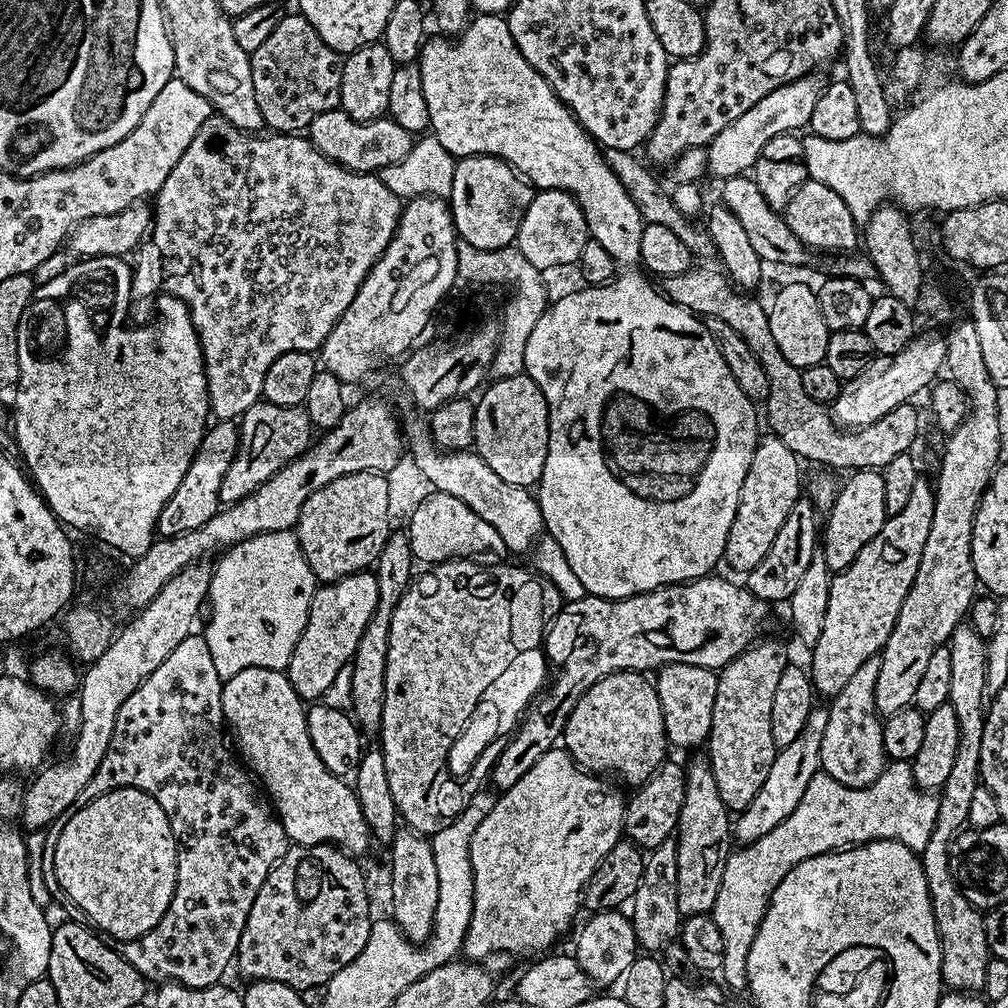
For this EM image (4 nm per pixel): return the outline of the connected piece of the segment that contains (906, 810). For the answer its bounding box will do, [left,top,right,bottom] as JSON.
[710,760,940,992]

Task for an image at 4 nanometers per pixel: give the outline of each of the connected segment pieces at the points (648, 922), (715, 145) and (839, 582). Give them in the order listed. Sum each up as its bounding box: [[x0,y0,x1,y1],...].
[[630,839,682,952],[706,71,826,178],[810,479,936,698]]

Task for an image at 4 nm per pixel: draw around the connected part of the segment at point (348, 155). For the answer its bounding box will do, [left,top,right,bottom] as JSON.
[306,107,414,174]

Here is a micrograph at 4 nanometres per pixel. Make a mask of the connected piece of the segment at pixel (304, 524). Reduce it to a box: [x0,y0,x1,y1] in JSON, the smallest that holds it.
[294,472,392,582]

